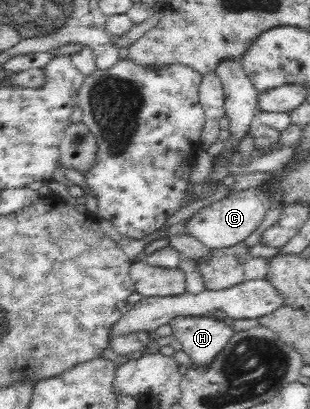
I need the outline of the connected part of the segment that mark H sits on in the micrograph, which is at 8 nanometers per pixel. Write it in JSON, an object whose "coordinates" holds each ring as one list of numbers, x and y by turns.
{"coordinates":[[188,315,170,318,175,339,182,344,196,366,209,365,233,336,234,328,211,315]]}

